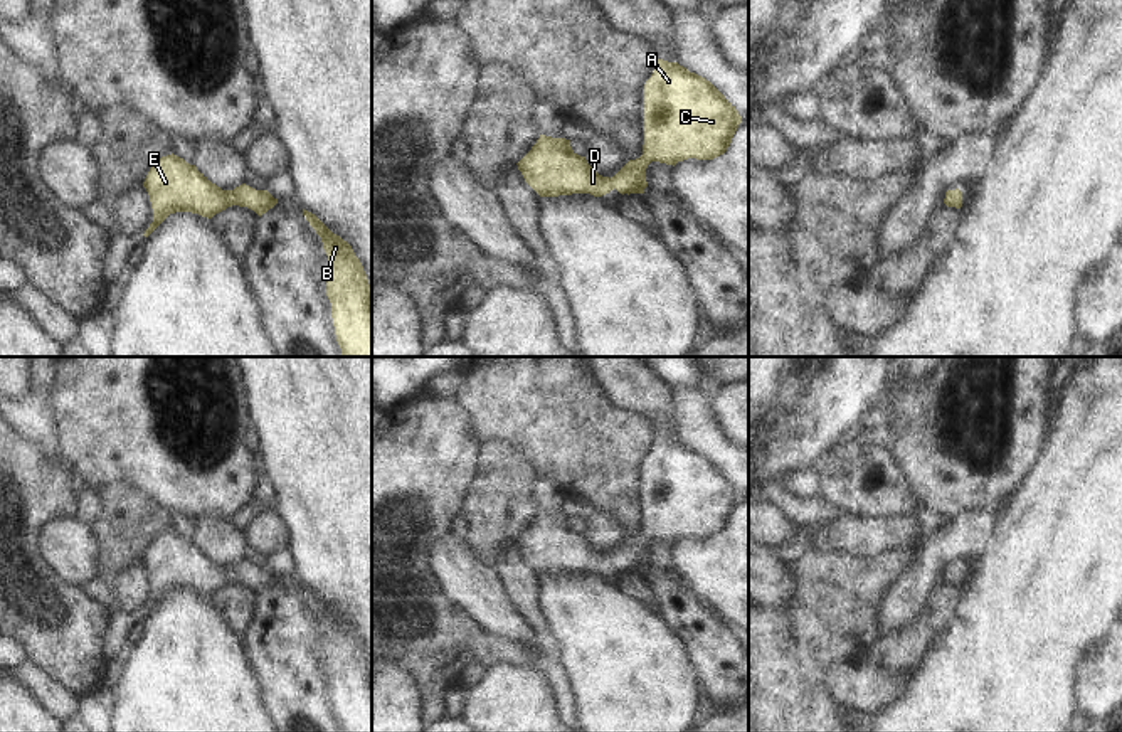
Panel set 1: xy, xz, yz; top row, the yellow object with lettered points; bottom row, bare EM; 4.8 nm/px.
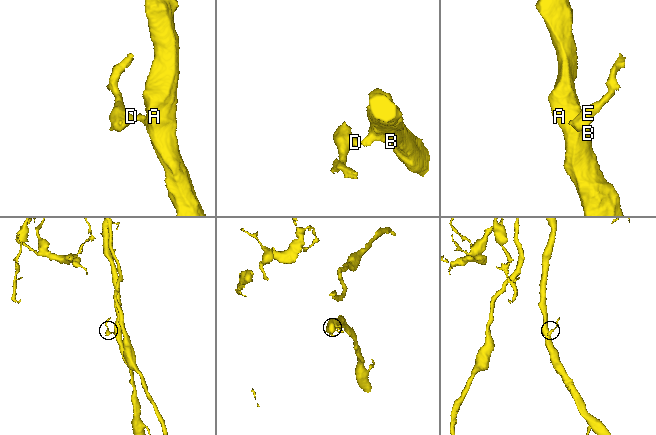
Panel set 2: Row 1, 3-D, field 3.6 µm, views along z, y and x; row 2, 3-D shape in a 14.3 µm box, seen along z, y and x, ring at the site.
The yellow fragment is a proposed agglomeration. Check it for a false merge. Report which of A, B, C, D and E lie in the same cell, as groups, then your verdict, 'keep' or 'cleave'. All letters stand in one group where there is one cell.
A B C D E; keep

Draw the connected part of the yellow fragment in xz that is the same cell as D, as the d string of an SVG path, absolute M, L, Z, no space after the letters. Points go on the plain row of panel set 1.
M658 436L644 461L644 522L639 535L629 537L609 555L577 532L570 517L540 512L516 542L540 574L602 574L614 565L622 572L644 570L651 538L675 544L688 535L713 537L727 528L740 500L735 483L710 458L678 439Z

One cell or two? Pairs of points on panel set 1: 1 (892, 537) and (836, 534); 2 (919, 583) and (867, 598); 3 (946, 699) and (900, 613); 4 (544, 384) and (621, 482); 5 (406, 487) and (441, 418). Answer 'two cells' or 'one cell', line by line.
1: one cell
2: two cells
3: two cells
4: one cell
5: one cell

